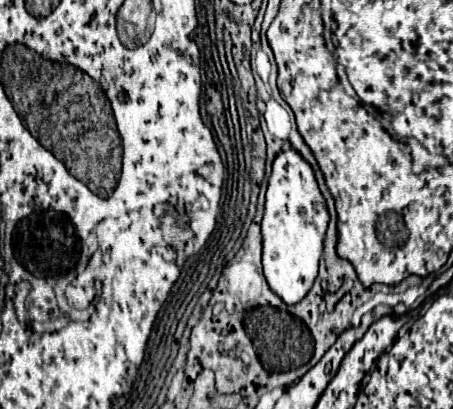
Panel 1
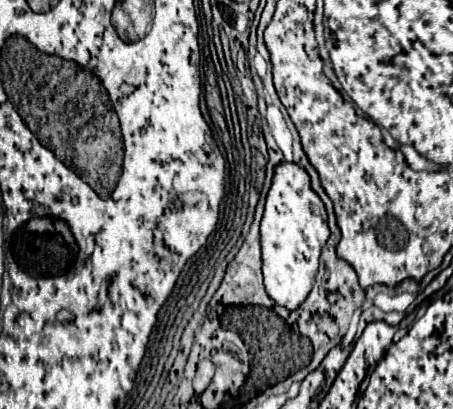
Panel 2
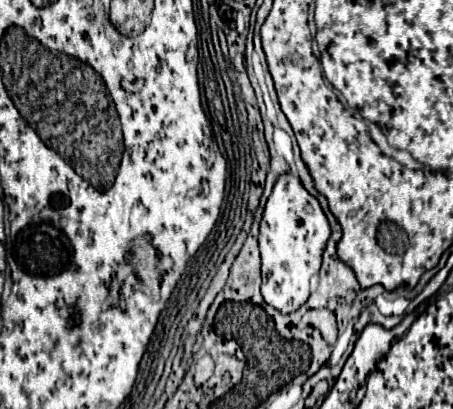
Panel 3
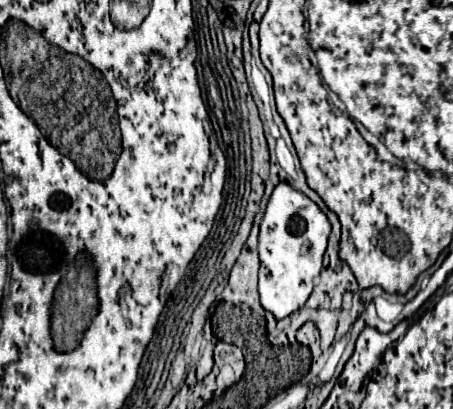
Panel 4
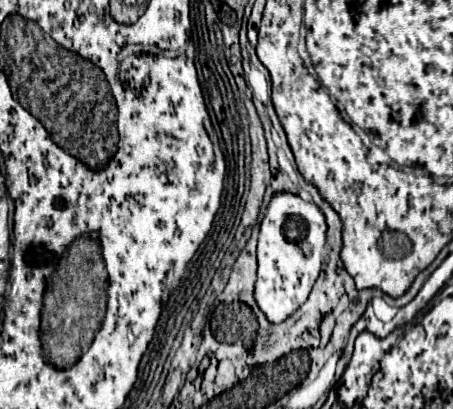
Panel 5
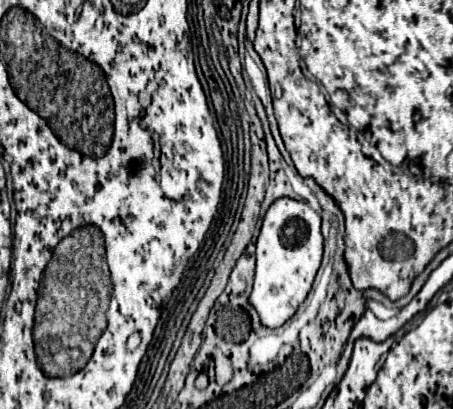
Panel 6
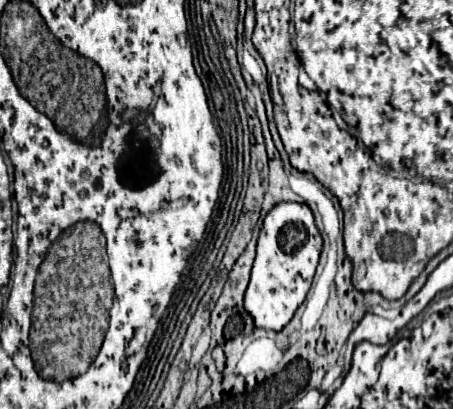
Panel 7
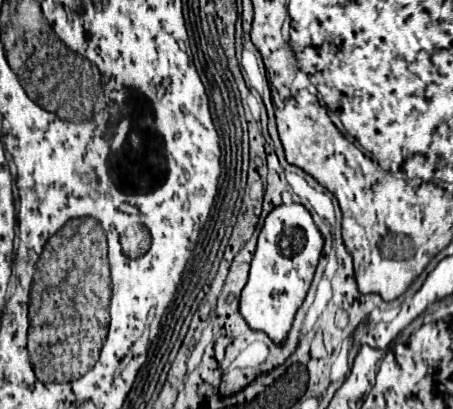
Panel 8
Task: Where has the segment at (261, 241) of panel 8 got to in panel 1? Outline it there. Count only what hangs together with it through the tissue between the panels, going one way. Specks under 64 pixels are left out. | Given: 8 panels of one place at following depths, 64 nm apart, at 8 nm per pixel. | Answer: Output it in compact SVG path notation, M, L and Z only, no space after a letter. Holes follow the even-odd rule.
M294 148L278 154L272 166L262 218L262 266L270 290L290 306L298 304L314 284L328 220L326 202L310 164Z

